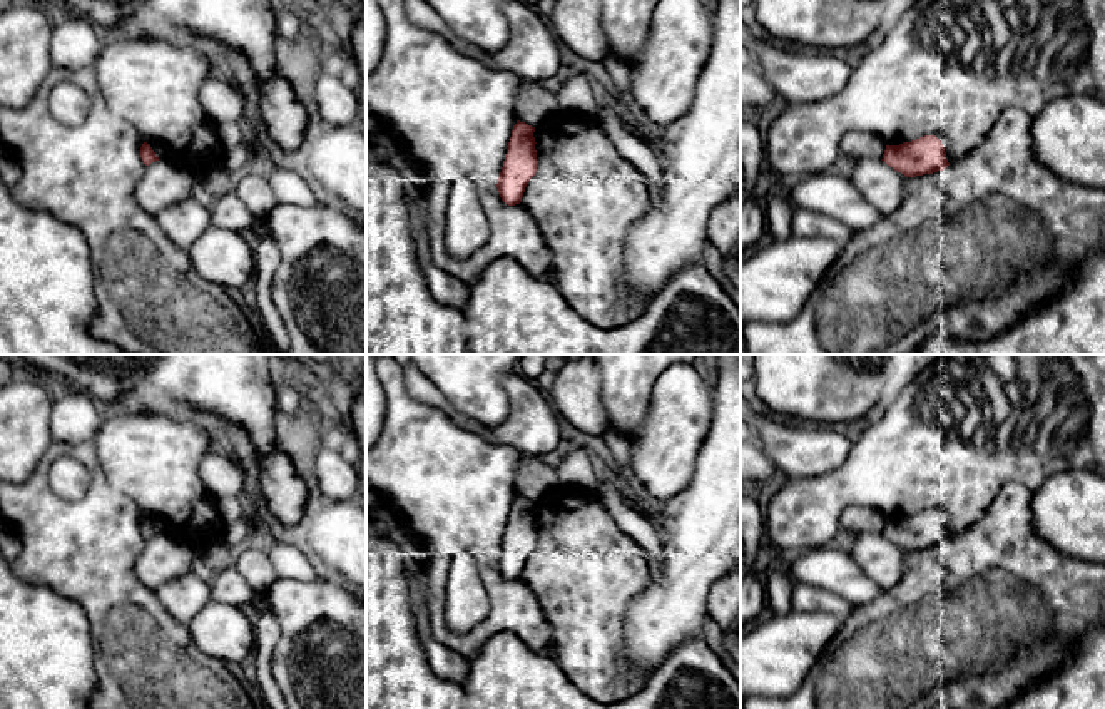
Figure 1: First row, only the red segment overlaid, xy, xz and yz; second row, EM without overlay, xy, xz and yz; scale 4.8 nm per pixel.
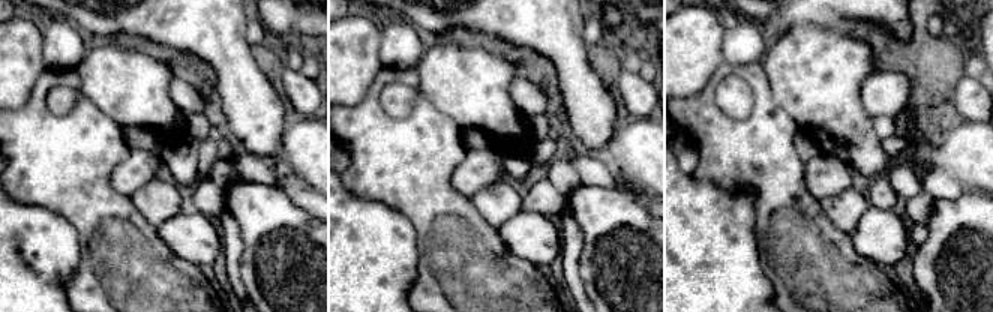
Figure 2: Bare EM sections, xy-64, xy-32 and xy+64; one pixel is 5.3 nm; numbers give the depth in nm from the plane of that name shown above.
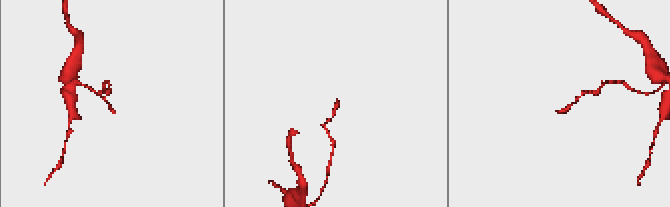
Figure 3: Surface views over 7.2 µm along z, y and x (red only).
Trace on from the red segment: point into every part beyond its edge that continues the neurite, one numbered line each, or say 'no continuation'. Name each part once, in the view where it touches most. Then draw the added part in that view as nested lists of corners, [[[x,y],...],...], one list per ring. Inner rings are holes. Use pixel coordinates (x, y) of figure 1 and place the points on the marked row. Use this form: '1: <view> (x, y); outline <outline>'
no continuation

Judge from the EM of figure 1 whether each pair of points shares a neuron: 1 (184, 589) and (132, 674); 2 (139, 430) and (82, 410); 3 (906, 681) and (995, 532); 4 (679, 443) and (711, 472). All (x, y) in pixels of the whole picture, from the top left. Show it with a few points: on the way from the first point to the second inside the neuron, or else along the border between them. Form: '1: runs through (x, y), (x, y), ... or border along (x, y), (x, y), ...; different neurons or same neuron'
1: border along (152, 589), (159, 602), (184, 626); different neurons
2: border along (104, 420), (91, 440); different neurons
3: runs through (930, 644), (995, 581), (995, 569); same neuron
4: border along (712, 422), (697, 455), (694, 475), (682, 490); different neurons

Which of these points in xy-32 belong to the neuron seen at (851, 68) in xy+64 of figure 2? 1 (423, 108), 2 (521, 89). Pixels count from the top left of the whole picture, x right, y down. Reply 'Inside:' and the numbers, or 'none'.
Inside: none

